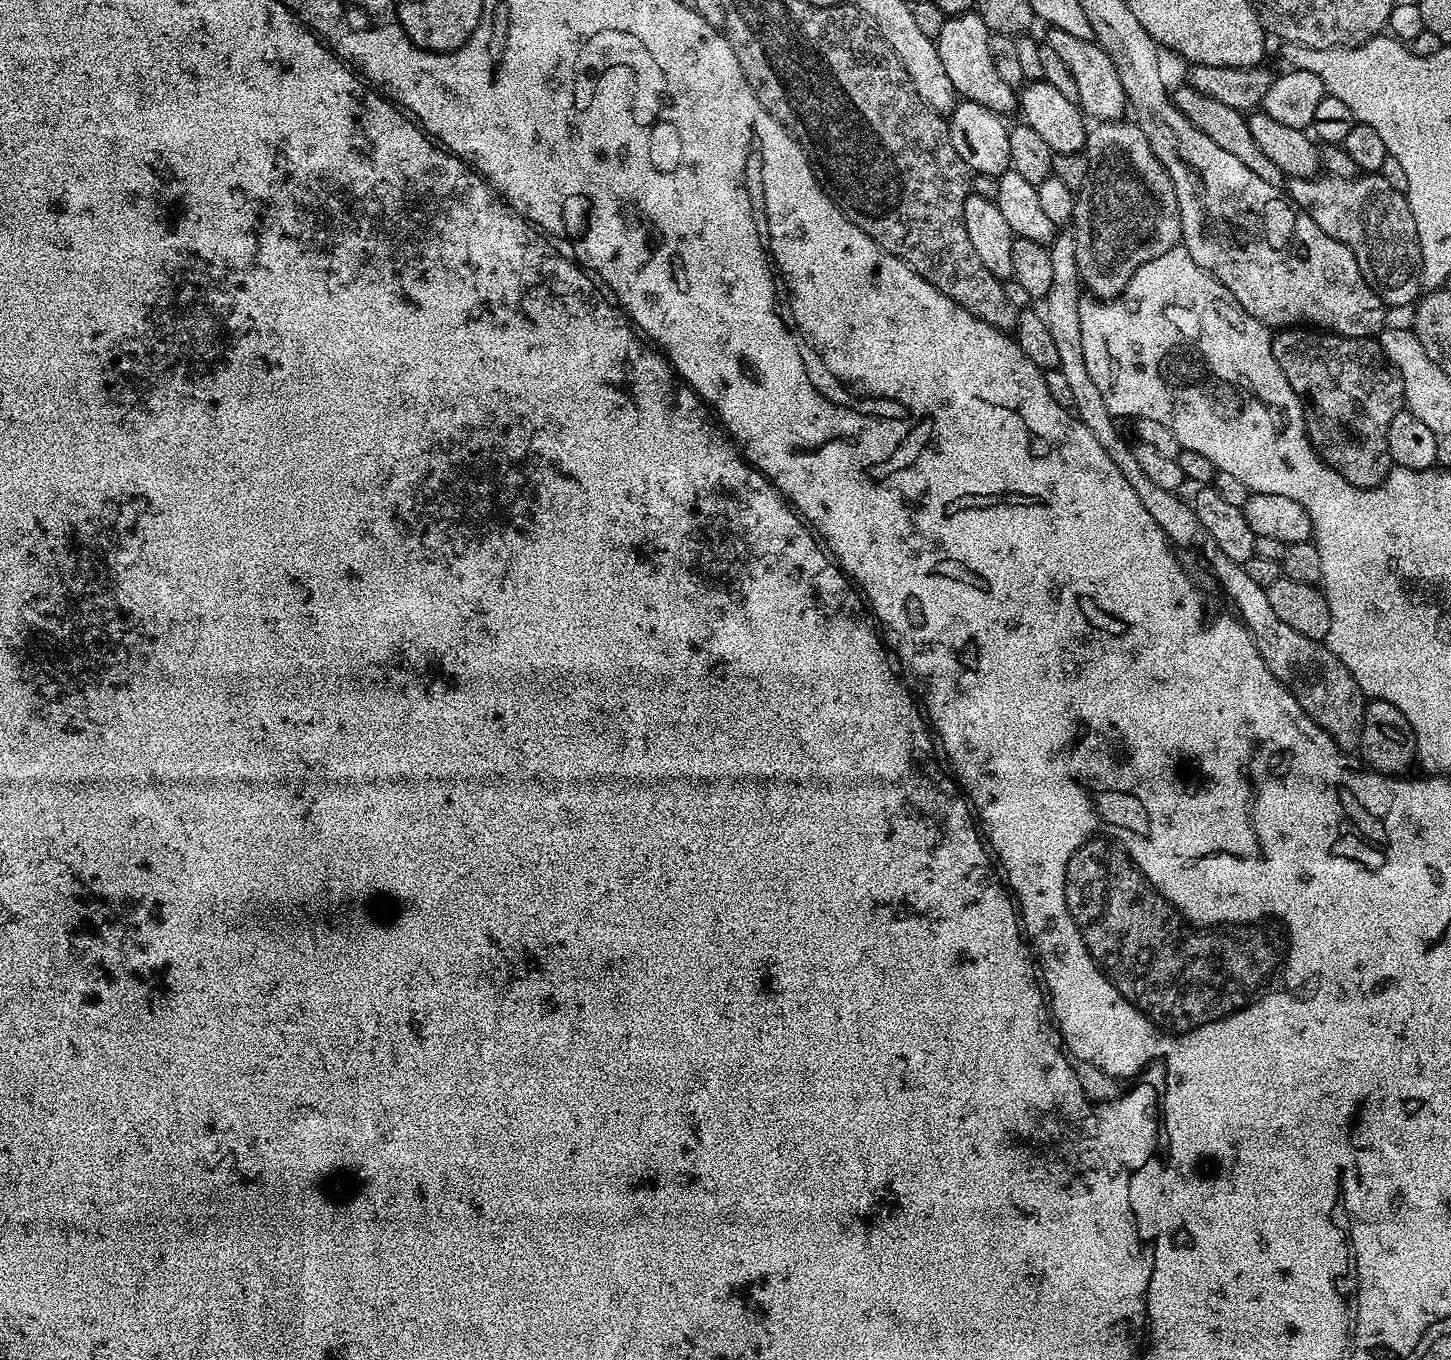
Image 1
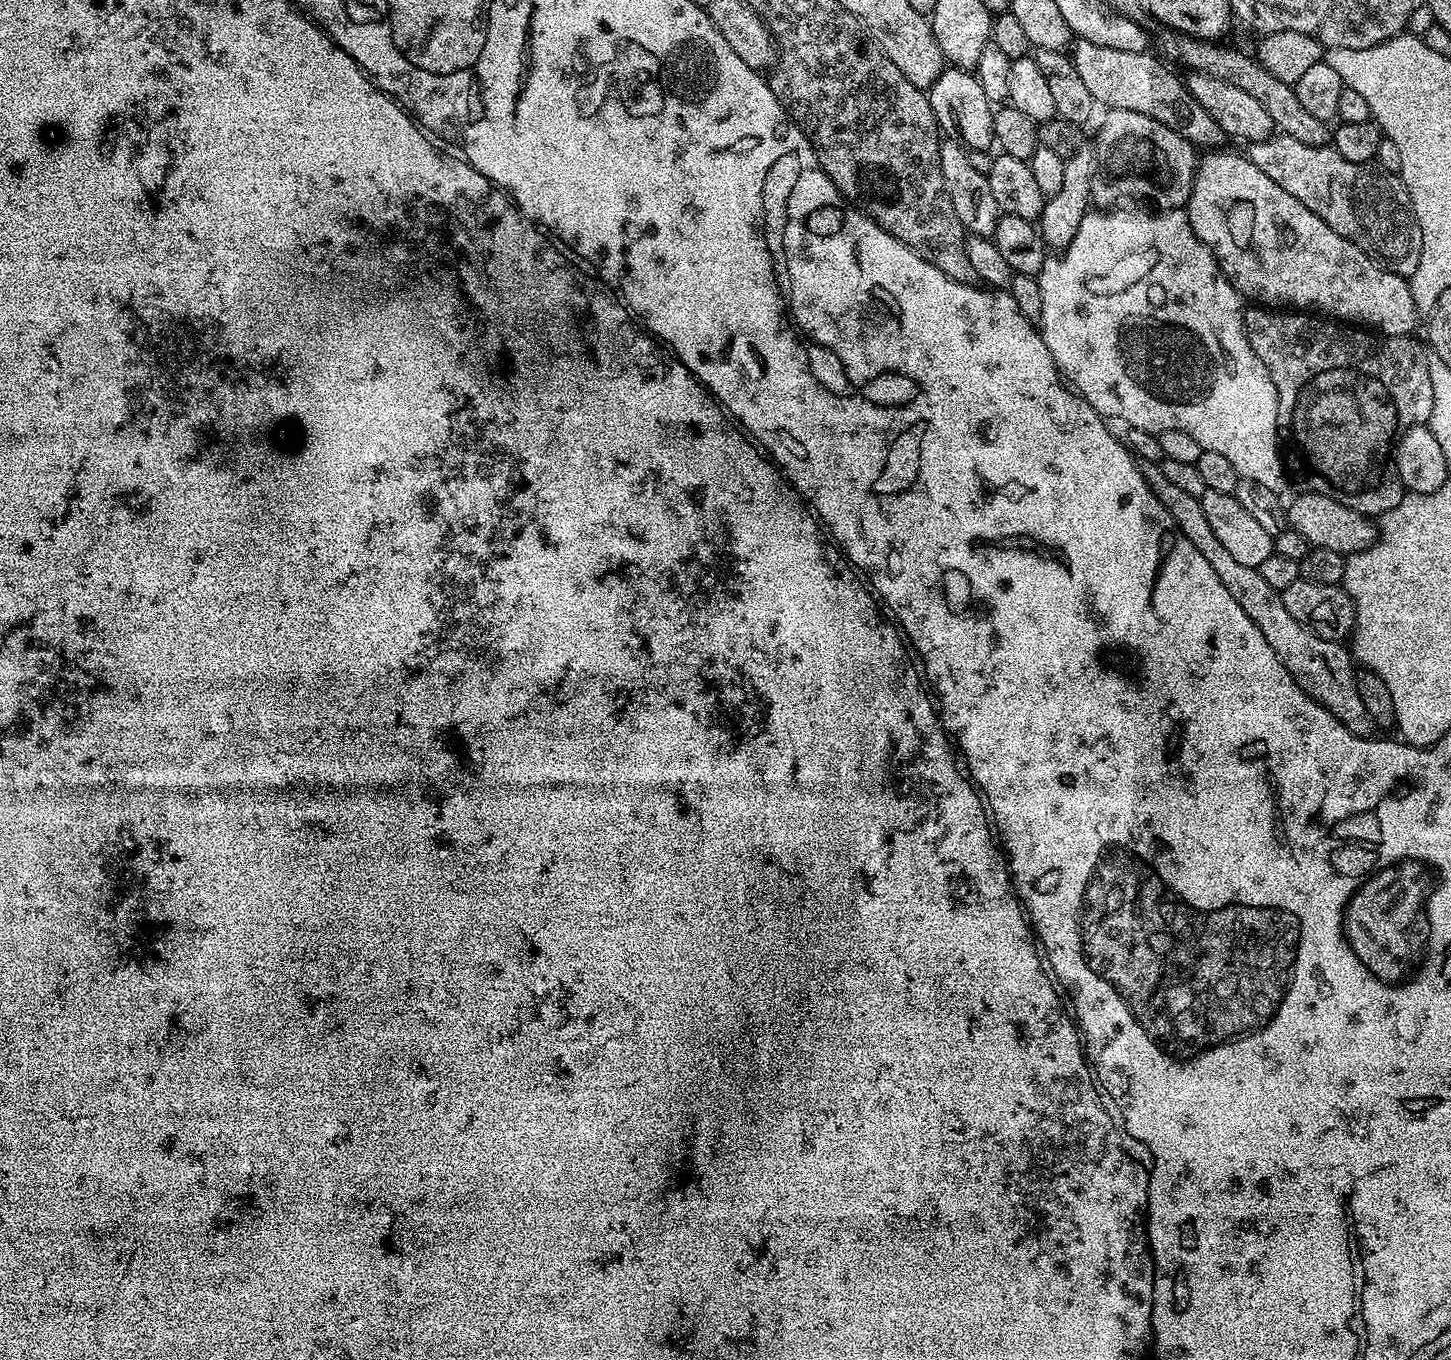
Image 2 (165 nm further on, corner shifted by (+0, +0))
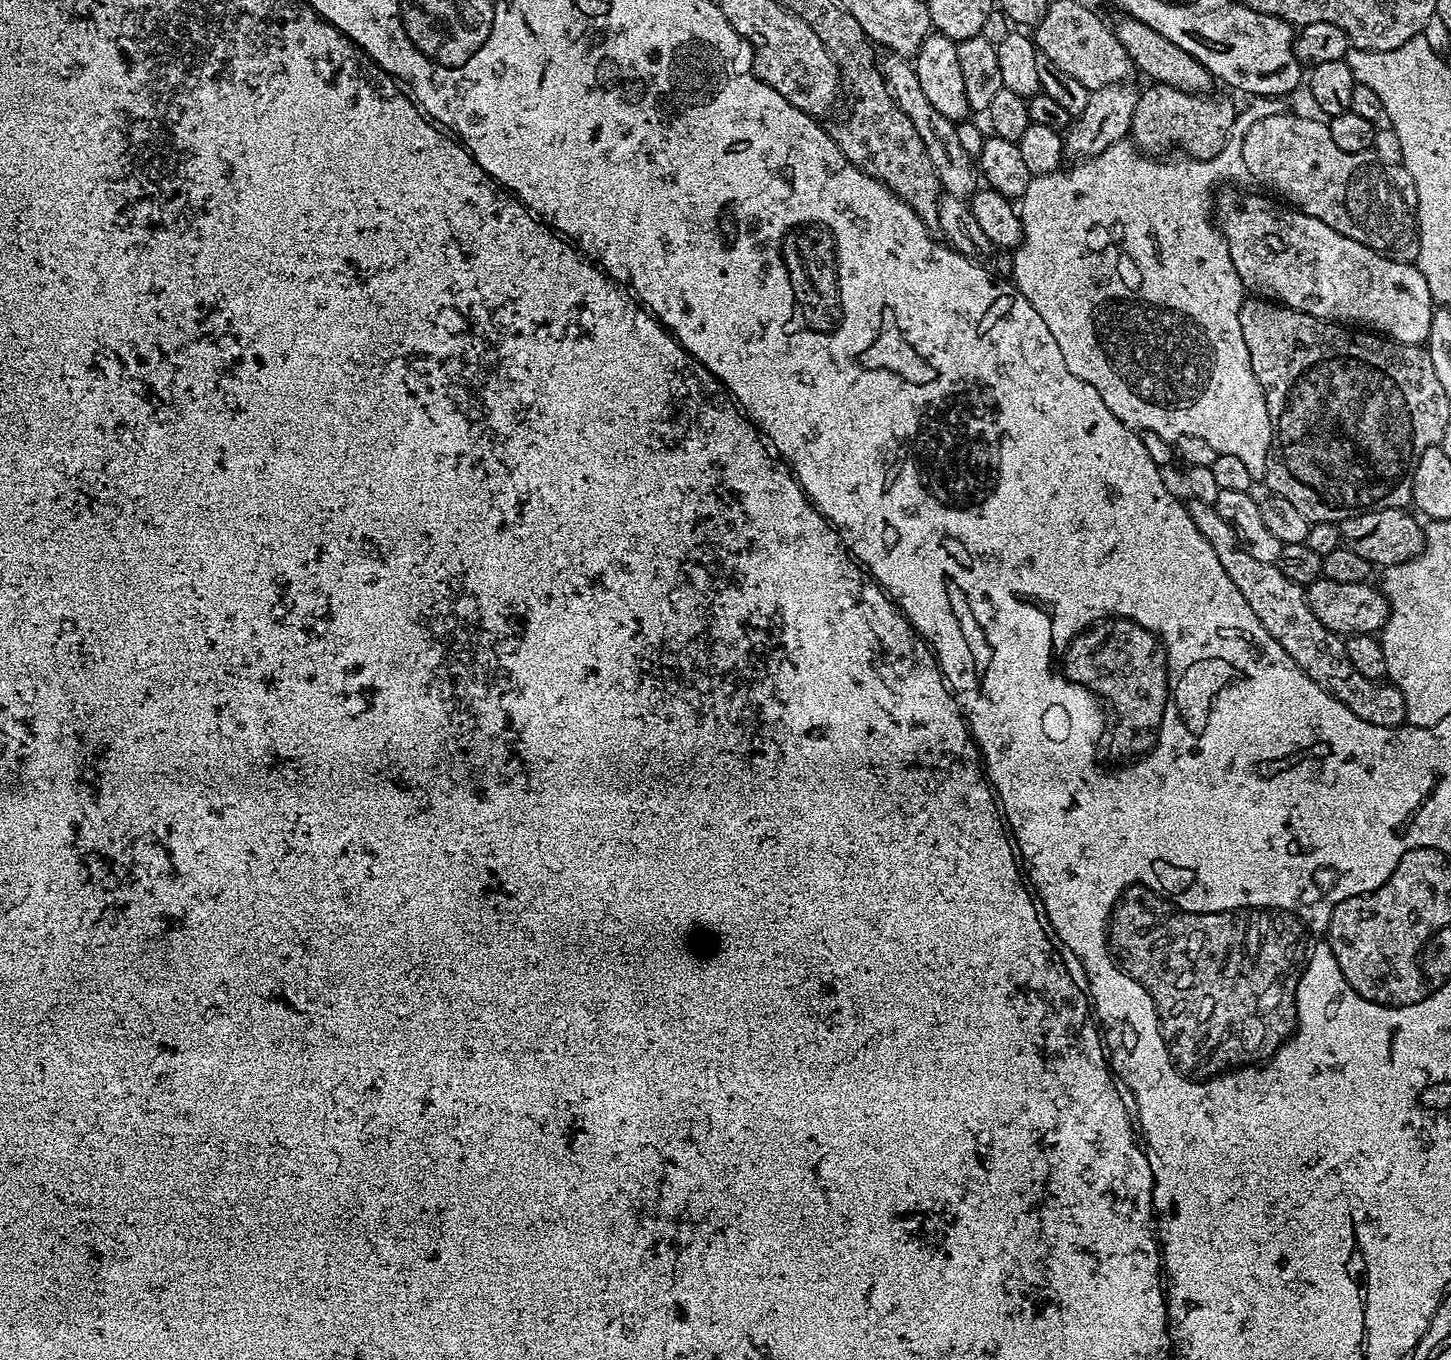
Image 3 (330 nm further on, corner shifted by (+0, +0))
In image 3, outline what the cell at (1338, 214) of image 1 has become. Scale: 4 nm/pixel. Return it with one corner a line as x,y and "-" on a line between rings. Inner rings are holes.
1284,112
1258,117
1242,132
1240,153
1245,173
1249,177
1252,175
1262,187
1269,188
1264,189
1269,193
1277,192
1272,194
1281,201
1295,206
1307,216
1318,218
1318,222
1326,222
1330,230
1338,230
1338,234
1354,238
1354,242
1362,242
1362,246
1392,260
1415,262
1420,249
1420,229
1416,222
1416,191
1408,171
1403,164
1384,164
1372,152
1347,152
1334,146
1327,123
1320,120
1287,116

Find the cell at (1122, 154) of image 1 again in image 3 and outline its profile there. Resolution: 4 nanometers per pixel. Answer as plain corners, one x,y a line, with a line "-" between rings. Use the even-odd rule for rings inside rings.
1153,83
1152,88
1139,93
1134,106
1130,139
1141,153
1160,154
1163,148
1177,144
1181,153
1194,160
1209,160
1228,145
1228,138
1236,124
1236,108
1217,94
1183,92
1174,86

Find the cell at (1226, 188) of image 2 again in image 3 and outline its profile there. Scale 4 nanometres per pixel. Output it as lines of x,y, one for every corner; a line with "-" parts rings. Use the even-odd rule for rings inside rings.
1248,196
1241,204
1231,204
1228,200
1218,204
1224,211
1218,224
1228,244
1234,270
1245,289
1256,288
1257,297
1284,304
1319,320
1359,326
1403,344
1423,345
1429,339
1434,301
1430,286
1426,286
1426,278
1415,263
1392,260
1362,246
1362,242
1354,242
1354,238
1338,234
1338,230
1330,230
1326,222
1318,222
1318,218
1264,196

